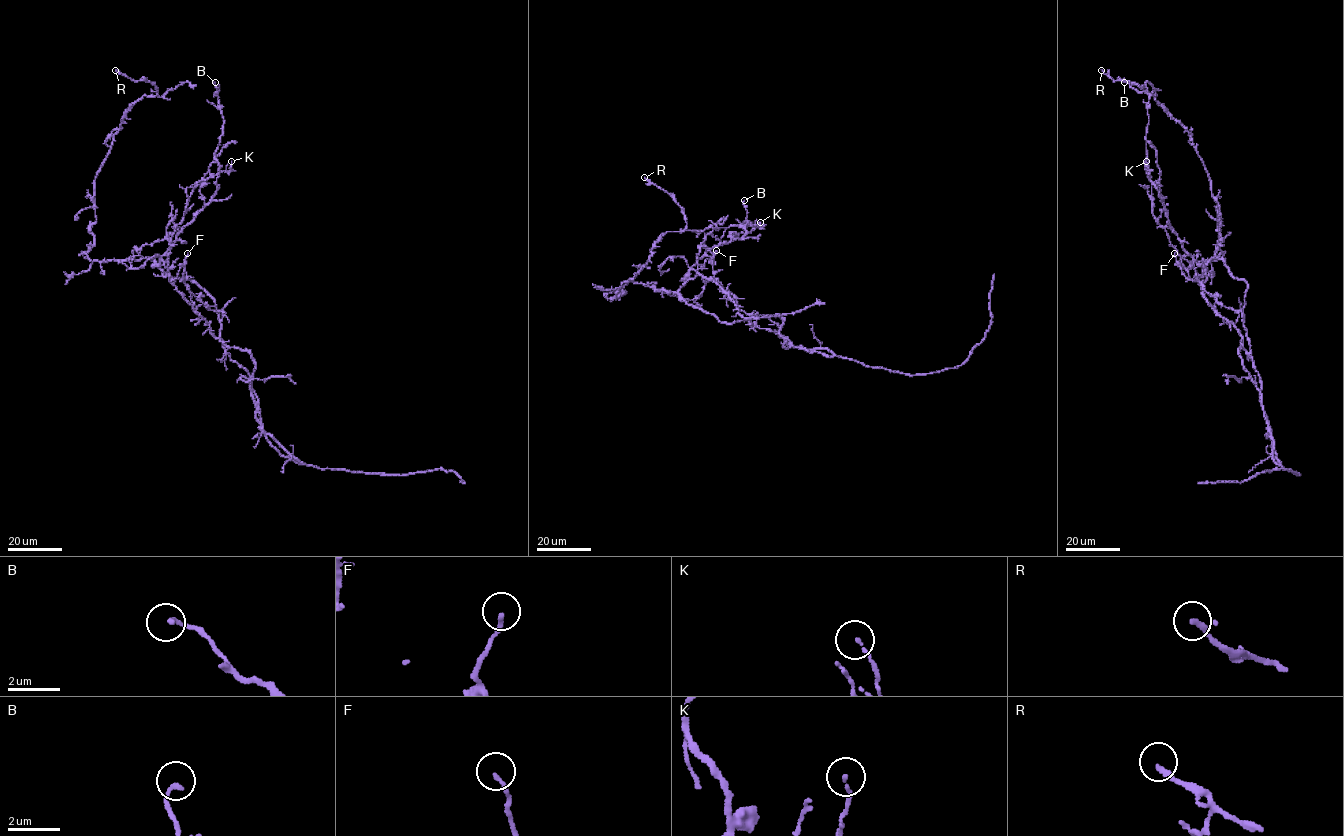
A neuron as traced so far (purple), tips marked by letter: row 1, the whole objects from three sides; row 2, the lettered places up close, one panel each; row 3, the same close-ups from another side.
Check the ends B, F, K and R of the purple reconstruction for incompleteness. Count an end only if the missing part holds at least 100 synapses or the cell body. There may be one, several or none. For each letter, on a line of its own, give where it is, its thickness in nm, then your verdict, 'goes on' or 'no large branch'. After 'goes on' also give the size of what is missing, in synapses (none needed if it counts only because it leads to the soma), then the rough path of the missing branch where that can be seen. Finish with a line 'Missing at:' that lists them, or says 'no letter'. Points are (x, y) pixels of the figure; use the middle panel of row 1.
B: at (744, 200); 160 nm thick; no large branch
F: at (716, 250); 130 nm thick; no large branch
K: at (760, 222); 120 nm thick; no large branch
R: at (644, 177); 200 nm thick; no large branch
Missing at: no letter

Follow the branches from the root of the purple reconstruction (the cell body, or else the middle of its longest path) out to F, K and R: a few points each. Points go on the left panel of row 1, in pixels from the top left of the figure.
F: (211, 297), (220, 321), (223, 312), (211, 310), (185, 284), (183, 274), (187, 253)
K: (211, 297), (149, 258), (162, 260), (169, 281), (170, 241), (187, 200), (231, 161)
R: (211, 297), (150, 258), (101, 262), (87, 256), (97, 174), (124, 113), (158, 92), (150, 82), (115, 70)

